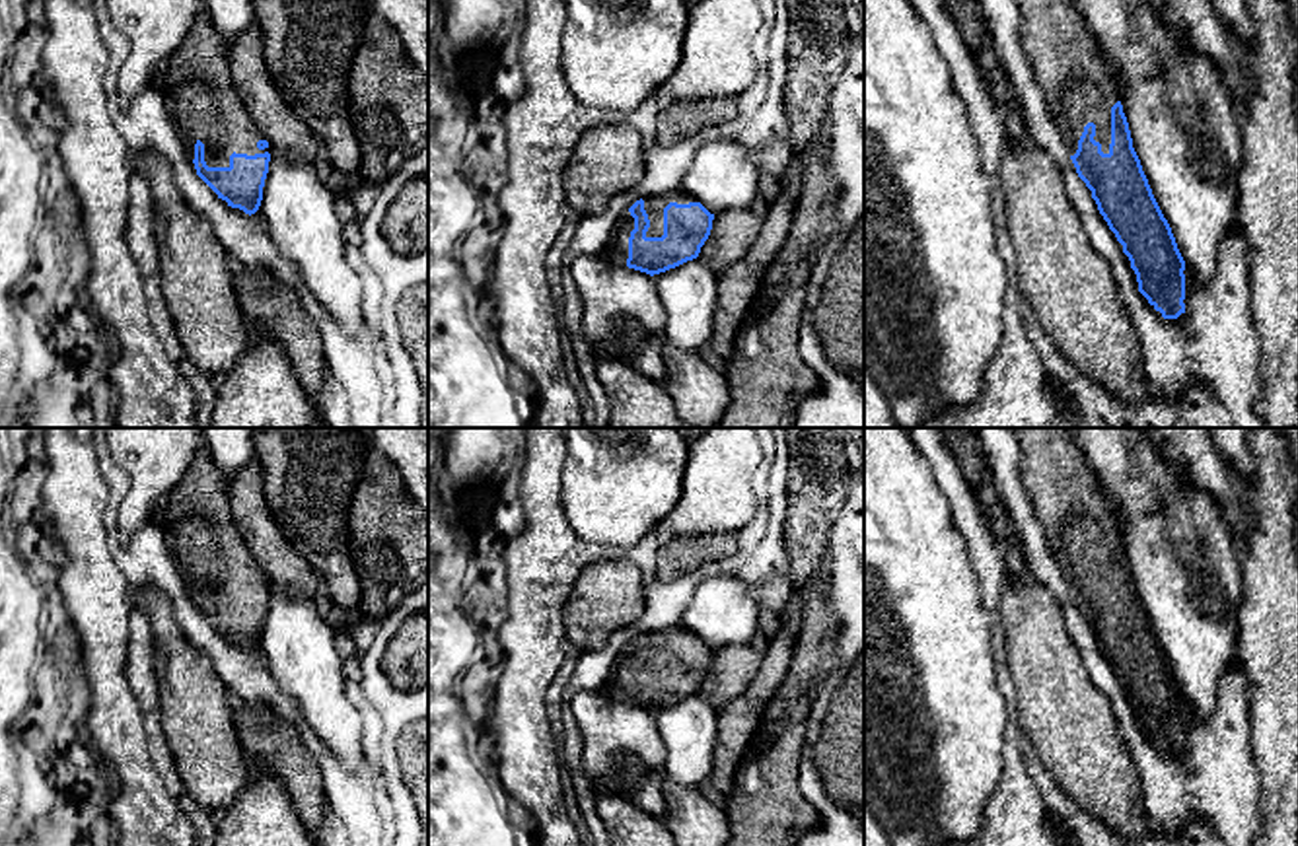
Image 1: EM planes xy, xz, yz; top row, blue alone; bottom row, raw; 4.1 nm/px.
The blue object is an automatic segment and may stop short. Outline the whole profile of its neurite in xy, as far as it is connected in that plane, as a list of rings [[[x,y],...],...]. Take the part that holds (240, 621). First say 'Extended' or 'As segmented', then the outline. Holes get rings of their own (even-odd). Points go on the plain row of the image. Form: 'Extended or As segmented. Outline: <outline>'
Extended. Outline: [[[206,447],[195,453],[160,521],[197,611],[228,642],[255,650],[269,609],[269,578],[232,519],[230,488]]]

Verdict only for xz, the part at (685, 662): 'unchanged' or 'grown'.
grown

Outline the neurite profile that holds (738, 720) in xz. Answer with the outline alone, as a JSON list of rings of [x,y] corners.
[[[782,613],[778,618],[778,630],[769,640],[751,685],[738,698],[716,708],[718,733],[710,784],[724,795],[732,790],[739,762],[761,723],[763,712],[782,687],[792,663],[796,636],[786,626],[786,615]]]

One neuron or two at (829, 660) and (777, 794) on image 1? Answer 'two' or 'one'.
one

